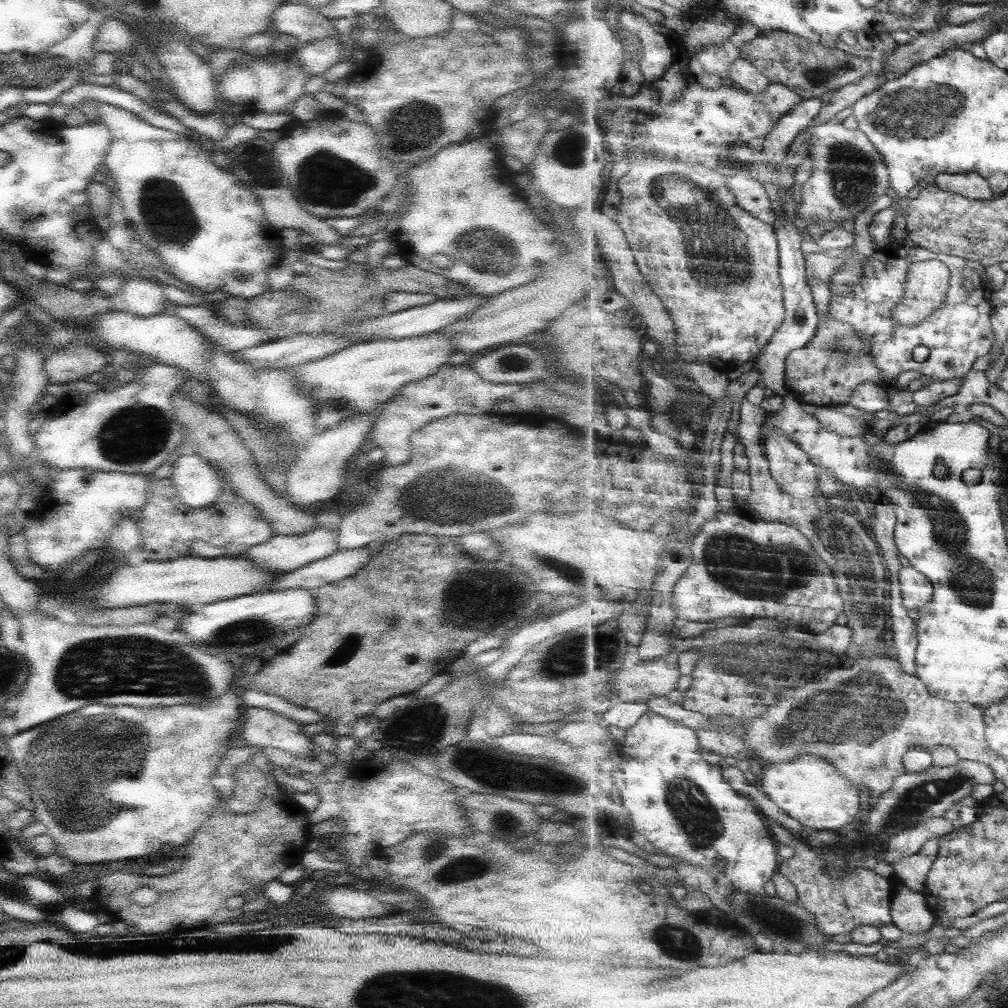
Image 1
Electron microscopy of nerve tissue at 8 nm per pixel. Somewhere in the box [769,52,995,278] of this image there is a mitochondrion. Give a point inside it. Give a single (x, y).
(925, 111)

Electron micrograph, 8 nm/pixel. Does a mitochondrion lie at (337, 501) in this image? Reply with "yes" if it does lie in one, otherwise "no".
no

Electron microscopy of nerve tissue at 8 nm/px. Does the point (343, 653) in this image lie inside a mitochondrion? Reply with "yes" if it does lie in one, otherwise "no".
yes

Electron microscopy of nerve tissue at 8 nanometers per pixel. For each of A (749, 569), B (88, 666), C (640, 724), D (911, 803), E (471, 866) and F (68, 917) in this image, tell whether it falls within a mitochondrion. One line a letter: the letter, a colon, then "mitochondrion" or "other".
A: mitochondrion
B: mitochondrion
C: other
D: mitochondrion
E: mitochondrion
F: other

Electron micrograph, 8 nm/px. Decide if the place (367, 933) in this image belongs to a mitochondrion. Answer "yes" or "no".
no

